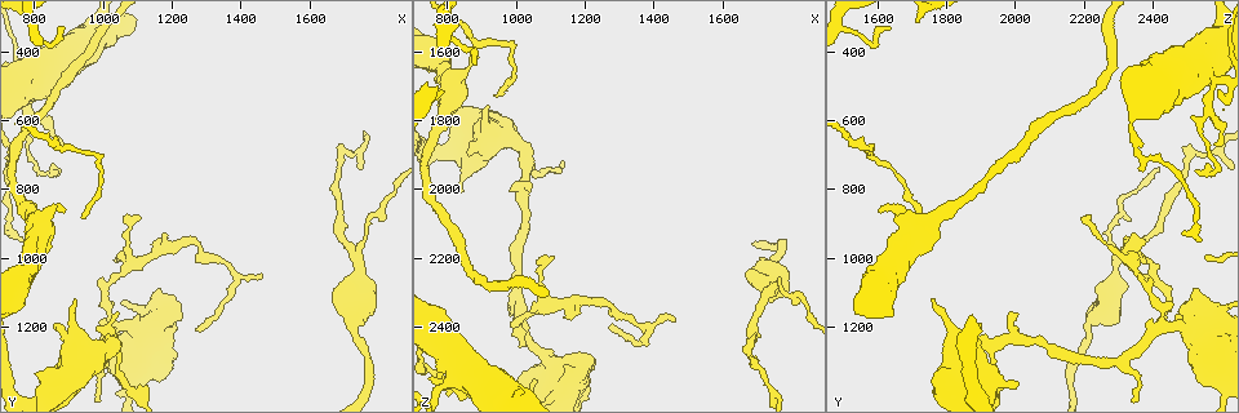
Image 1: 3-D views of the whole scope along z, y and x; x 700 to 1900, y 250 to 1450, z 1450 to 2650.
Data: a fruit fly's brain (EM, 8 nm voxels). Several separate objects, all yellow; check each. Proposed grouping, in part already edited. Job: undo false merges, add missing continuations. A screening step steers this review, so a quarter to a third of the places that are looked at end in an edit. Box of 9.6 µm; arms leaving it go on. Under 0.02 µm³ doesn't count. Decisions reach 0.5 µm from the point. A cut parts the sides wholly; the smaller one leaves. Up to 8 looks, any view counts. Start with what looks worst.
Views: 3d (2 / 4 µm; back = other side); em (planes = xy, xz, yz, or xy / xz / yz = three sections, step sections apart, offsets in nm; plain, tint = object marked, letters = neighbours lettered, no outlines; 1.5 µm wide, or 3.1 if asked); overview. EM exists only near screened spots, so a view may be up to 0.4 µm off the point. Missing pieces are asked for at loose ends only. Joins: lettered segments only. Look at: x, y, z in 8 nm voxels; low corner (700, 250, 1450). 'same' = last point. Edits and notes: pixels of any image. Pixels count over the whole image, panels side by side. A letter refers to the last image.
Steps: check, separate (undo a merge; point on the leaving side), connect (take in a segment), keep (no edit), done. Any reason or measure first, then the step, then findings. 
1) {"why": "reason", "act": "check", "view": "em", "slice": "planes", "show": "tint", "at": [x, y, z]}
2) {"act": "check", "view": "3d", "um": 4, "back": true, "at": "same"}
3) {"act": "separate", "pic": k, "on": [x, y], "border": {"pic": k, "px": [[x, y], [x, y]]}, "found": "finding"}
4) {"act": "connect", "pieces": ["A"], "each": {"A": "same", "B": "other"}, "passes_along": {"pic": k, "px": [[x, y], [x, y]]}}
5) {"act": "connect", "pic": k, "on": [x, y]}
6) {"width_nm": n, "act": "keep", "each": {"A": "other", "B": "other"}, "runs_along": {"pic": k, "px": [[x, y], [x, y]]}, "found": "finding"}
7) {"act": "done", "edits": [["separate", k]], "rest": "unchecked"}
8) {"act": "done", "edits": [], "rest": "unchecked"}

{"why": "a fork", "act": "check", "view": "em", "slice": "xy", "step": 4, "show": "plain", "at": [1030, 1250, 1920]}

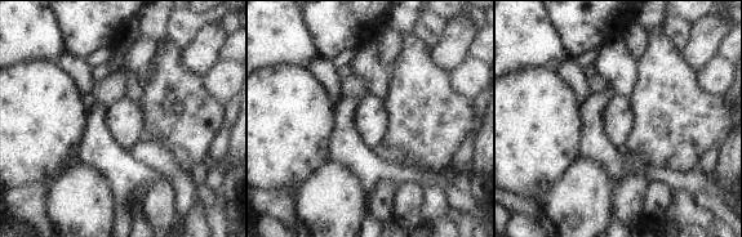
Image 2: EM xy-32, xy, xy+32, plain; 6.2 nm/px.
{"act": "check", "view": "em", "slice": "xy", "step": 4, "show": "tint", "at": "same"}

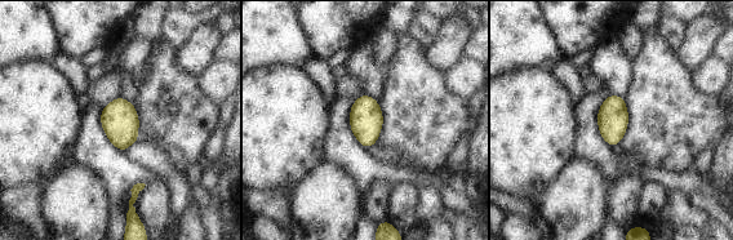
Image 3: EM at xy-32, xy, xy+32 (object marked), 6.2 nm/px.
{"why": "what lies round it", "act": "check", "view": "em", "slice": "xy", "step": 4, "show": "letters", "at": "same"}

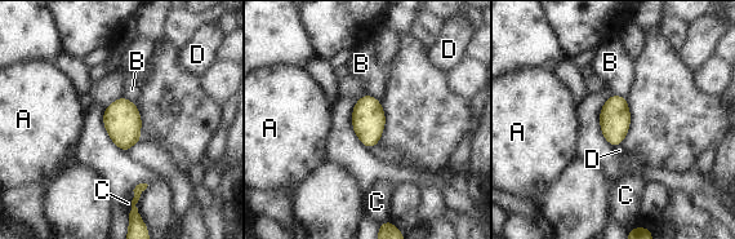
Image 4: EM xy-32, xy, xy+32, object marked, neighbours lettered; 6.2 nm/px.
{"act": "keep", "each": {"A": "other", "B": "other", "C": "other", "D": "other"}, "border": {"pic": 4, "px": [[365, 93], [379, 101]]}, "found": "all the same cell"}

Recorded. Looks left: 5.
{"why": "a fork", "act": "check", "view": "em", "slice": "yz", "step": 4, "show": "tint", "at": [1740, 990, 2300]}

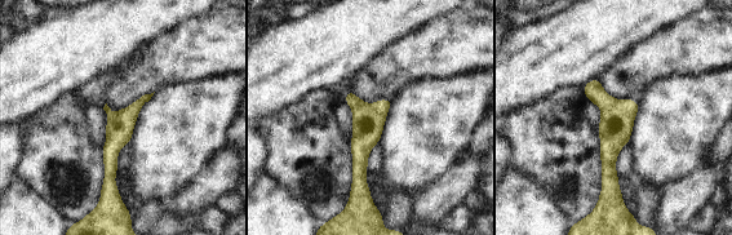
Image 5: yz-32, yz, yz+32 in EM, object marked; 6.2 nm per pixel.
{"act": "check", "view": "em", "slice": "planes", "show": "letters", "at": "same"}

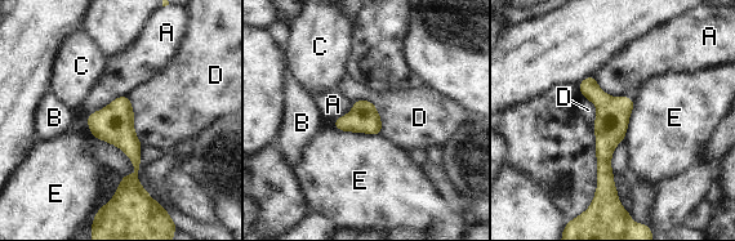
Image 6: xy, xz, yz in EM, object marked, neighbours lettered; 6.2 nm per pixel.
{"width_nm": 190, "act": "keep", "each": {"A": "other", "B": "other", "C": "other", "D": "other", "E": "other"}, "border": {"pic": 6, "px": [[333, 126], [341, 130], [381, 134]]}, "found": "one cell here"}

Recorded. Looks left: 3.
{"why": "thin end", "act": "check", "view": "em", "slice": "planes", "show": "letters", "at": [1470, 1050, 2390]}

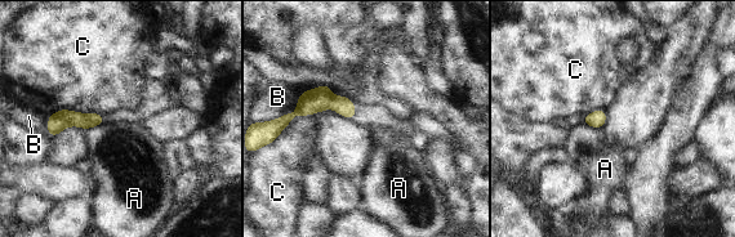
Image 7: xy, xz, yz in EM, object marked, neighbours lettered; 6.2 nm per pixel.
{"act": "keep", "each": {"A": "other", "B": "other", "C": "other"}, "border": {"pic": 7, "px": [[103, 123], [87, 130]]}, "found": "no lettered segment goes on from it"}

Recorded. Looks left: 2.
{"act": "done", "edits": [], "rest": "unchecked"}

